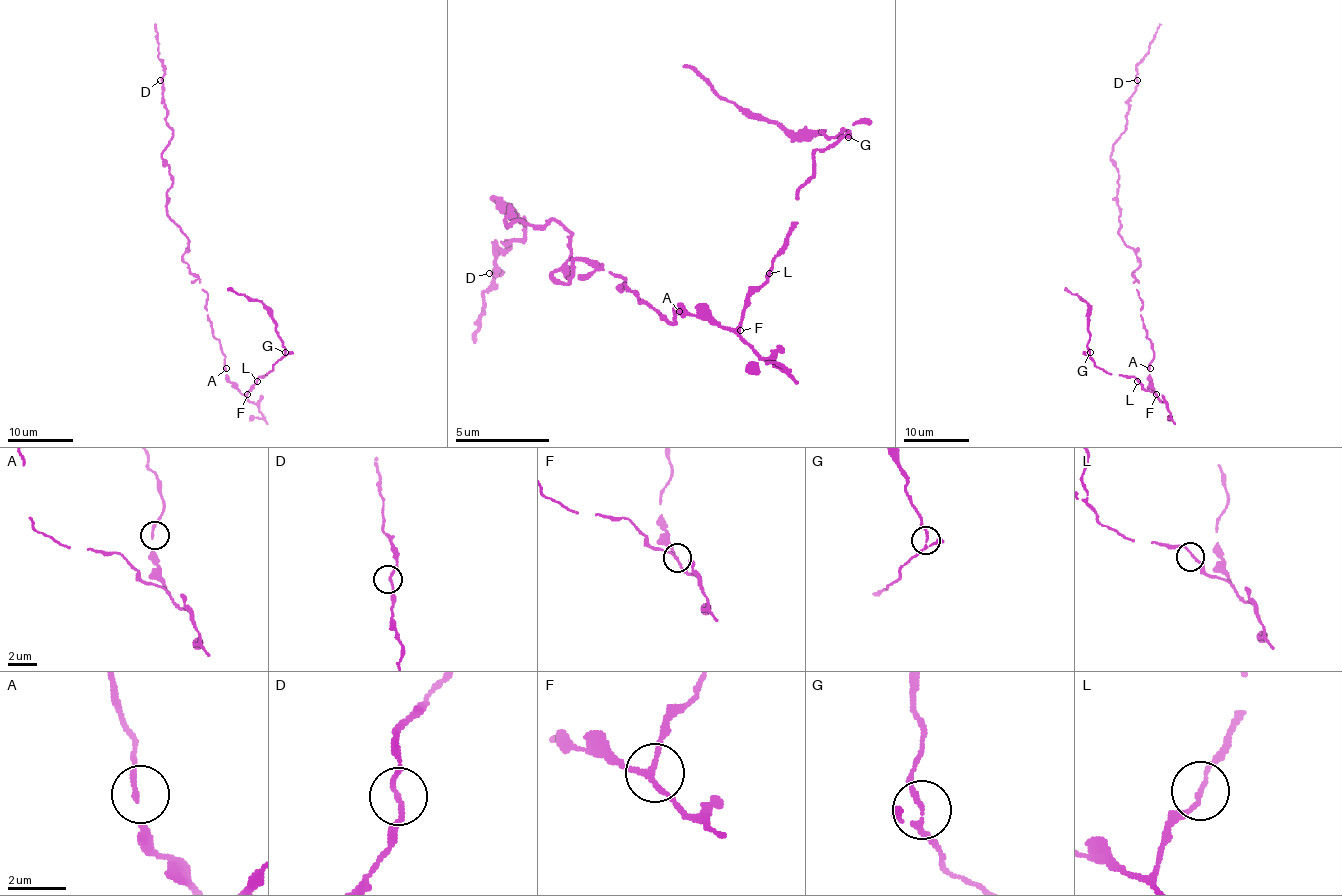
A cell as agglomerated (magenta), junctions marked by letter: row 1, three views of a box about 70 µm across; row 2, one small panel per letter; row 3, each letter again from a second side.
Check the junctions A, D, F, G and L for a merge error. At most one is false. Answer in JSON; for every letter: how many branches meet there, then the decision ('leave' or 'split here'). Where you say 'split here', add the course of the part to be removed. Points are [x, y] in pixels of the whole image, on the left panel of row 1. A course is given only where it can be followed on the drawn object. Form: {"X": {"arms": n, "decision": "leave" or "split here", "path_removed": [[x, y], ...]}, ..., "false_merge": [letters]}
{"A": {"arms": 2, "decision": "leave"}, "D": {"arms": 2, "decision": "leave"}, "F": {"arms": 3, "decision": "leave"}, "G": {"arms": 3, "decision": "leave"}, "L": {"arms": 2, "decision": "leave"}, "false_merge": []}

